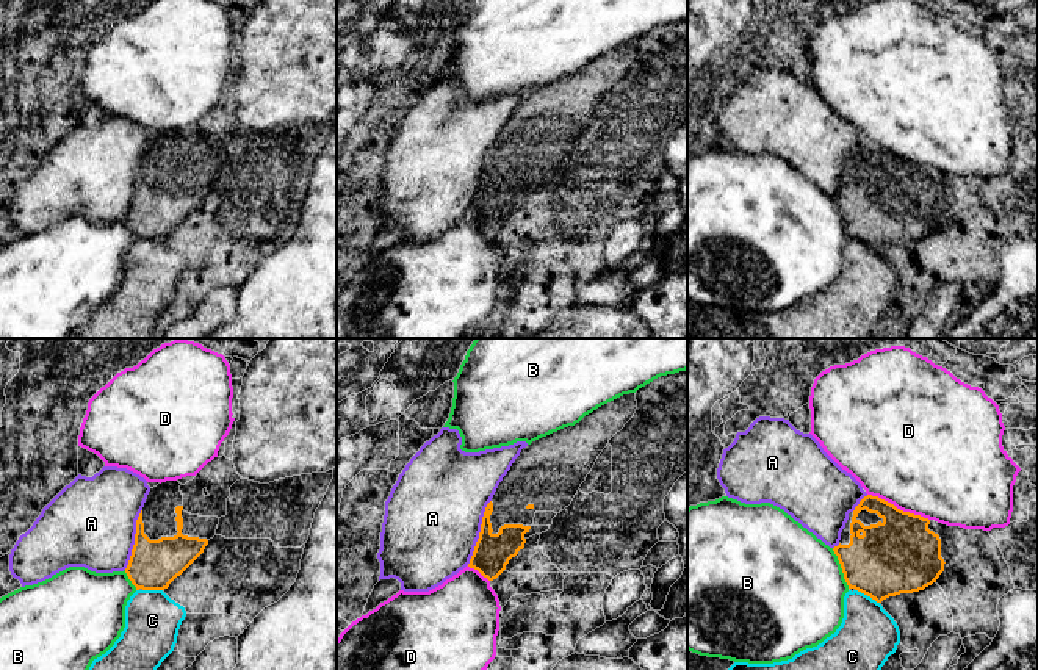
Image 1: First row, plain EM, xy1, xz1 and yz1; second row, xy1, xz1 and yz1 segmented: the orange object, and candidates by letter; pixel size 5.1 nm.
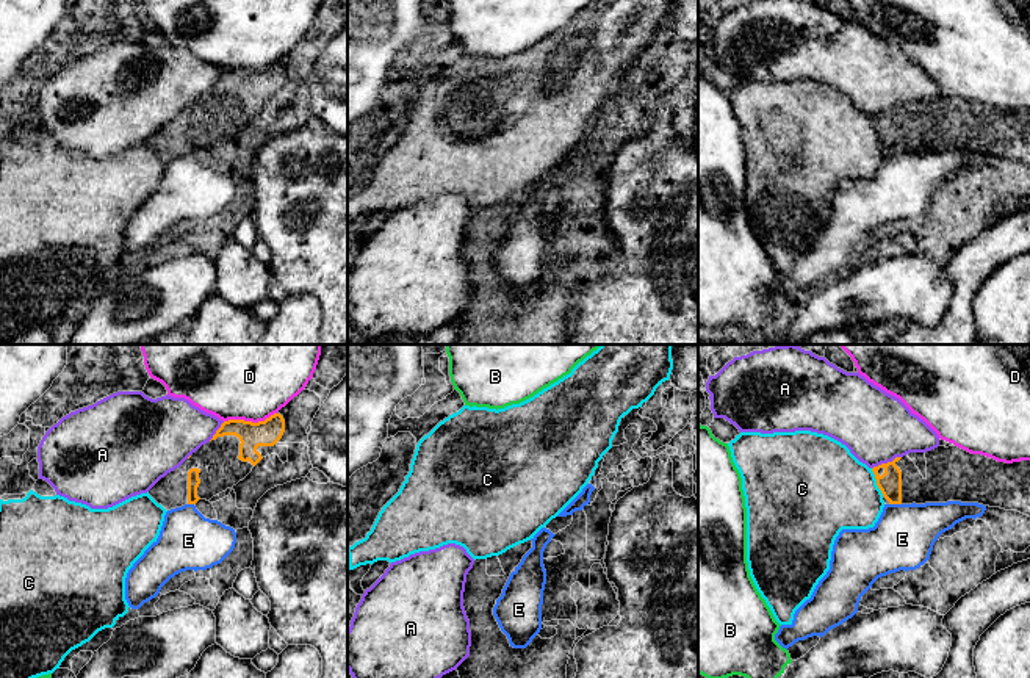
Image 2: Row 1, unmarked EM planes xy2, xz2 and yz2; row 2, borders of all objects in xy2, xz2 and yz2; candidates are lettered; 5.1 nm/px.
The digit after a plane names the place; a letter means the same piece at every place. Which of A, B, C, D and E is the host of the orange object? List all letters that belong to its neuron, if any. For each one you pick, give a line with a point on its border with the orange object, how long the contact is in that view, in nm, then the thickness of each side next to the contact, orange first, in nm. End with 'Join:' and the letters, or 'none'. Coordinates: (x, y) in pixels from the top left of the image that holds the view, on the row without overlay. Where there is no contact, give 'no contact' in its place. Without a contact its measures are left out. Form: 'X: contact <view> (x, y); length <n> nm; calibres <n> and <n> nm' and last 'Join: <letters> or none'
Join: none

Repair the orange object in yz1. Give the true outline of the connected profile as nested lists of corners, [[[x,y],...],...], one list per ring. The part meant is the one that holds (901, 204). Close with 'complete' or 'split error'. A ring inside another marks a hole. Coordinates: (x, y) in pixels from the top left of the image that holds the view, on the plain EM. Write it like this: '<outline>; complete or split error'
[[[867,144],[849,163],[839,194],[833,197],[849,238],[855,238],[877,252],[900,243],[924,240],[944,221],[941,188],[928,178],[930,169],[903,161],[894,153]]]; split error

